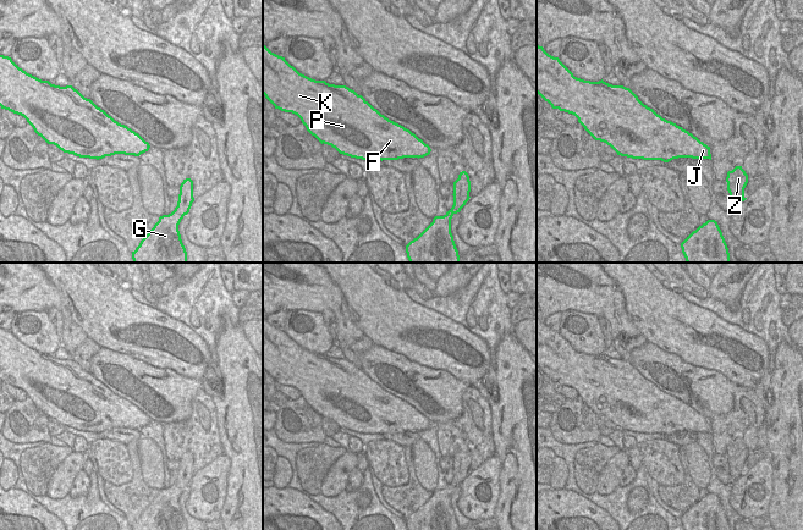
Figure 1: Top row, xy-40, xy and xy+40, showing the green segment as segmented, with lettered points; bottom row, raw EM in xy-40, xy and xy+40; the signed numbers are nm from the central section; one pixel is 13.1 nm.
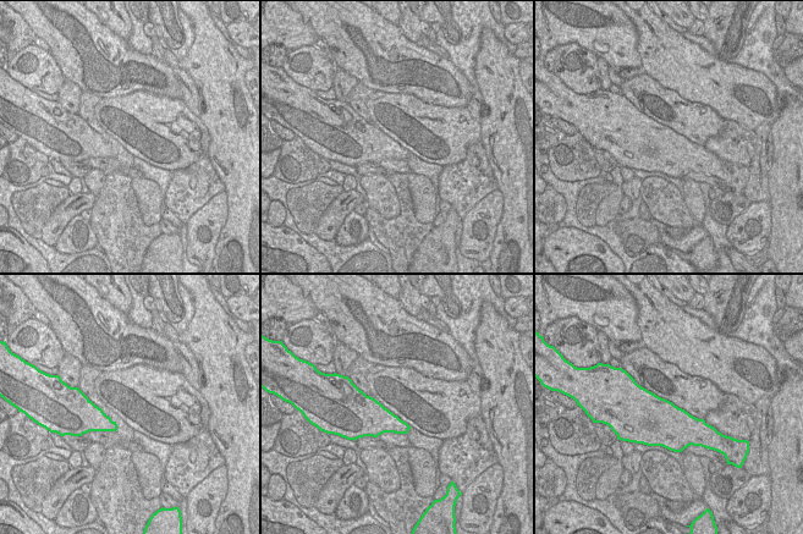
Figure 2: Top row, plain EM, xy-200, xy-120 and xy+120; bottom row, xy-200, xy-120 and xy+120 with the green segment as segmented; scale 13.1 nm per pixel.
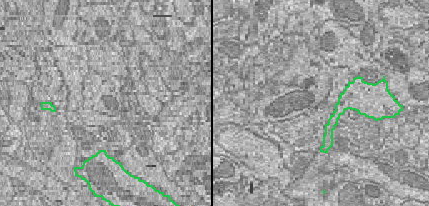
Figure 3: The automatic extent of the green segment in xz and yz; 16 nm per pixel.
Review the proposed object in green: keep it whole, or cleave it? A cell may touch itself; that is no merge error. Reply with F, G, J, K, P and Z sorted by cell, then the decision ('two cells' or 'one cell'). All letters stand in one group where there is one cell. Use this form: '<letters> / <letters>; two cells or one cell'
F G J K P Z; one cell

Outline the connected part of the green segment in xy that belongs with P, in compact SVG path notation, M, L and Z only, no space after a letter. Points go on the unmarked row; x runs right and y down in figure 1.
M265 319L263 368L275 382L297 388L312 409L340 427L383 435L419 432L431 425L414 407L381 388L354 364L299 347Z

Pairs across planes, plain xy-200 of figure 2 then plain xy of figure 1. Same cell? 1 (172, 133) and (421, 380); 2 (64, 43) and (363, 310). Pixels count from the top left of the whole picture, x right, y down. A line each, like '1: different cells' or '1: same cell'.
1: same cell
2: same cell

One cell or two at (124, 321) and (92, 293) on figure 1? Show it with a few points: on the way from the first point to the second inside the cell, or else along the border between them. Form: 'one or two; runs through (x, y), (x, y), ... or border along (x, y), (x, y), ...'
one; runs through (116, 318), (99, 301)

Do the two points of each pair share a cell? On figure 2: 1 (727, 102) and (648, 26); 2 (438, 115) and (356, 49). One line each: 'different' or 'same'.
1: same
2: different

